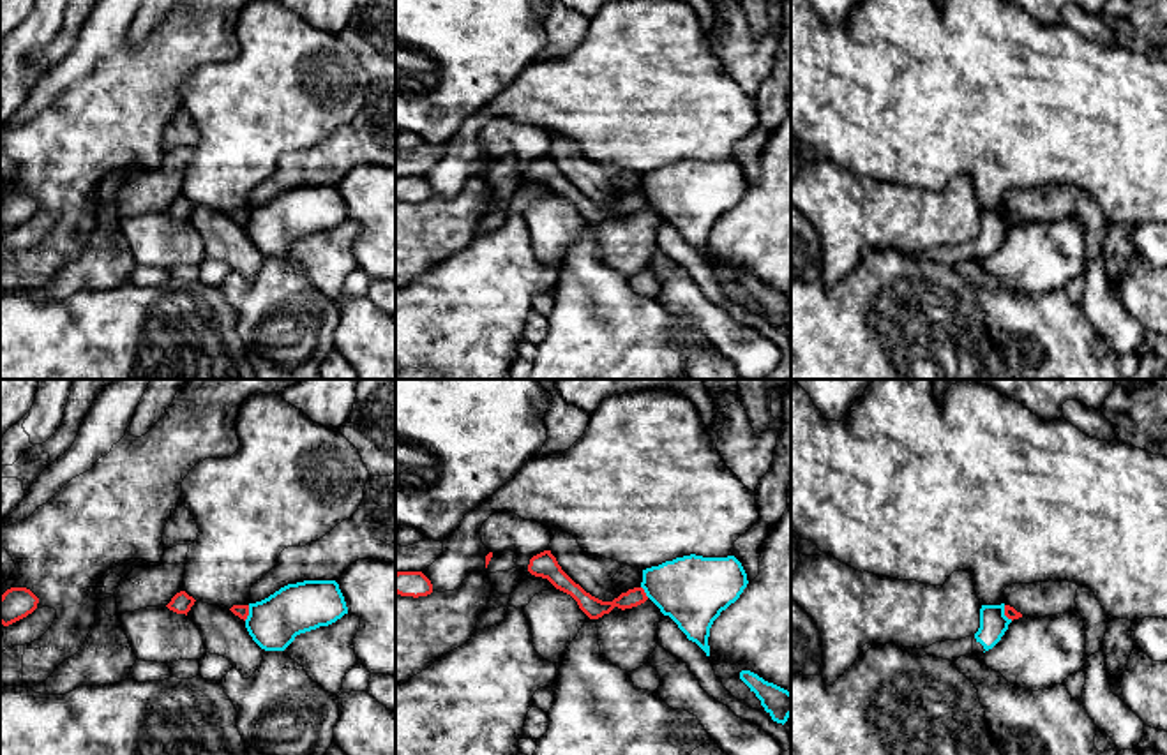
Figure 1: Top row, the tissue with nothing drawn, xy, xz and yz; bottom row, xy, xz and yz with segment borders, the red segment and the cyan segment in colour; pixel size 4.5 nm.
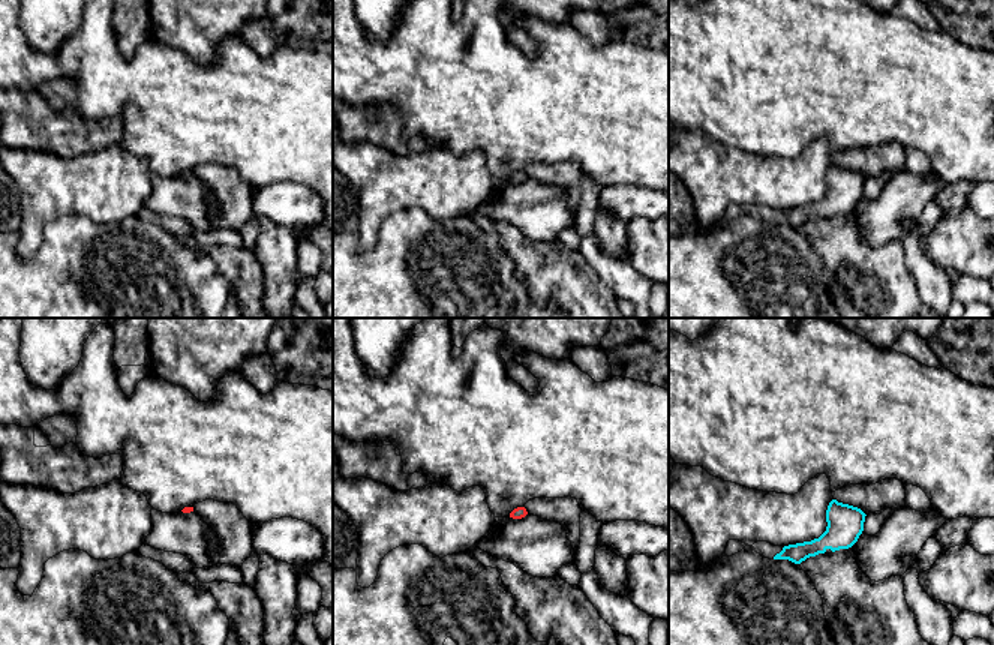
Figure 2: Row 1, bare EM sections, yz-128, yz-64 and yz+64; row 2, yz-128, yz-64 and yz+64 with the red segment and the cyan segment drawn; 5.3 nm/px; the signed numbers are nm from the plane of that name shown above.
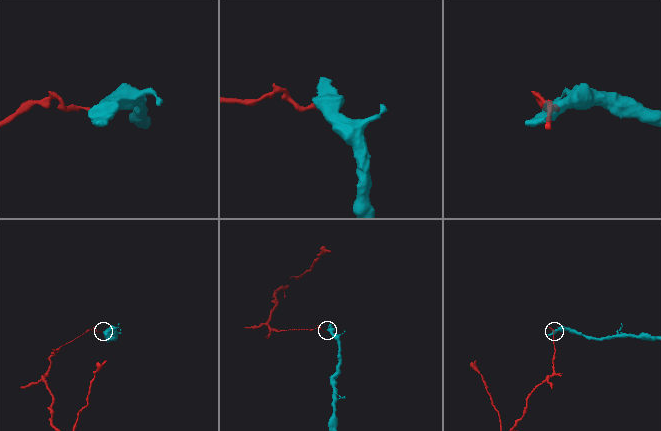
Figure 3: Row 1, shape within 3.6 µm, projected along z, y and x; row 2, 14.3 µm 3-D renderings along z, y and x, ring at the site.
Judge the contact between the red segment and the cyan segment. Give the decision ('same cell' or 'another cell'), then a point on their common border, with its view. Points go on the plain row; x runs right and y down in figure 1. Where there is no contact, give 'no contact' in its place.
another cell | xy (248, 217)

